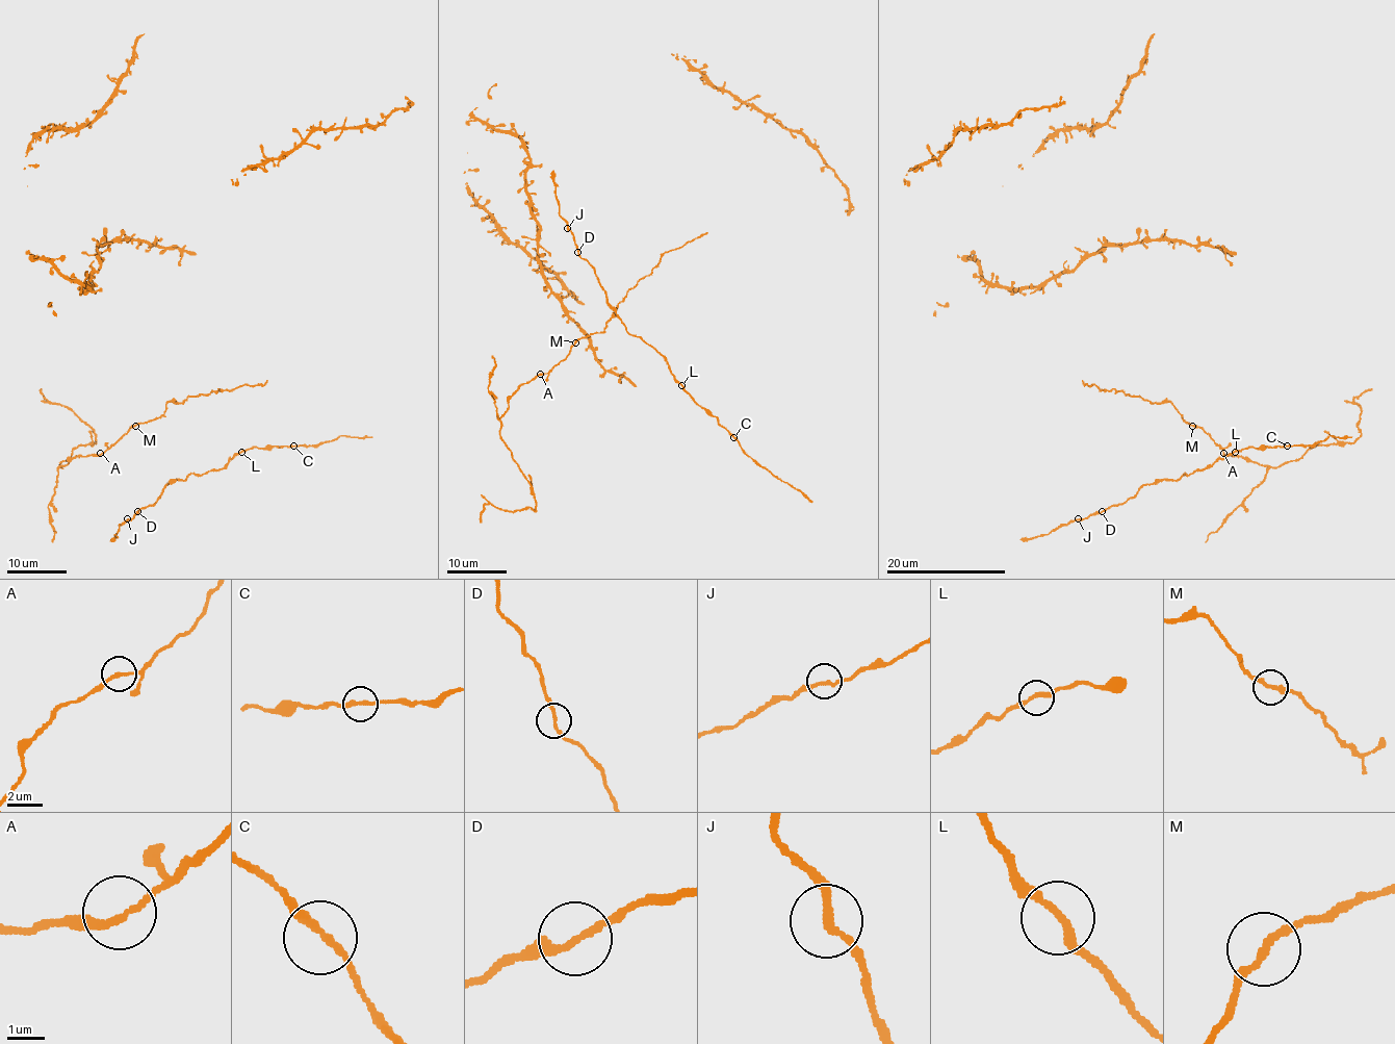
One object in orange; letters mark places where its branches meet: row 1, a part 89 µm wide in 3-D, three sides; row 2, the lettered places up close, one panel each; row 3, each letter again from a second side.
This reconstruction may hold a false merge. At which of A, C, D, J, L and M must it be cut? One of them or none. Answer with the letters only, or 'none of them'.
none of them

